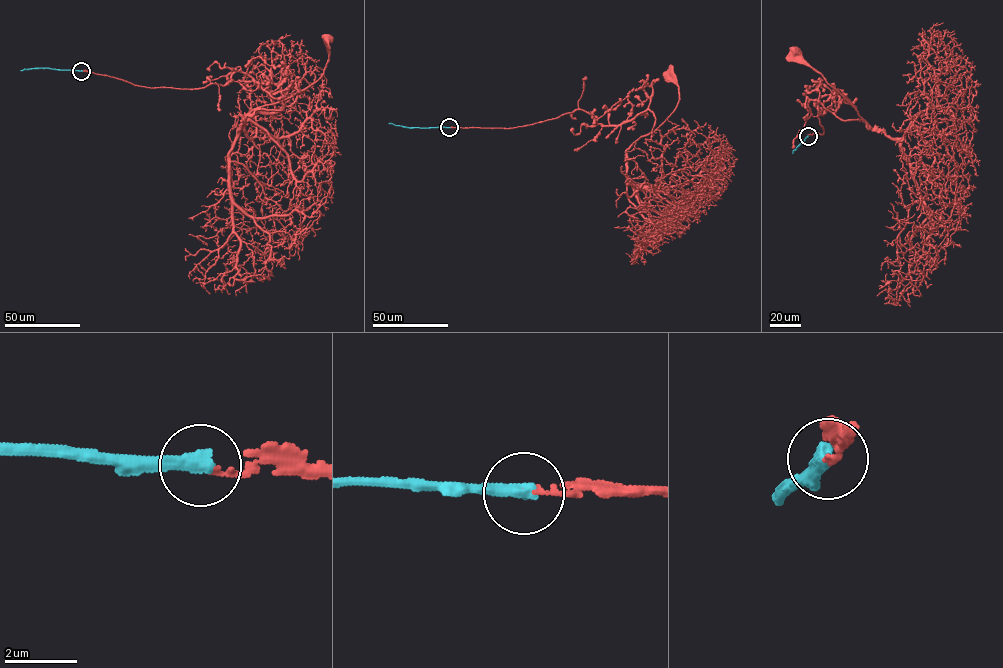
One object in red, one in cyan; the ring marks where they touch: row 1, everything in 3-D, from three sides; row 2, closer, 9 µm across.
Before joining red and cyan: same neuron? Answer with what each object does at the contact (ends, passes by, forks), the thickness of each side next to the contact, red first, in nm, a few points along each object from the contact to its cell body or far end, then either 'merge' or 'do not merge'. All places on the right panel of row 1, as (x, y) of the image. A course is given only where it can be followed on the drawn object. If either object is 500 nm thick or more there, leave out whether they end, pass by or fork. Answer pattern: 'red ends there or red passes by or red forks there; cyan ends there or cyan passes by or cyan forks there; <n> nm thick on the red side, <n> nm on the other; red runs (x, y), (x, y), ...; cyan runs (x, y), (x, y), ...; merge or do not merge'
red ends there; cyan ends there; 160 nm thick on the red side, 420 nm on the other; red runs (808, 136), (823, 133), (817, 117), (836, 93), (840, 106), (833, 114), (864, 120), (793, 49); cyan runs (808, 136), (792, 153); merge

